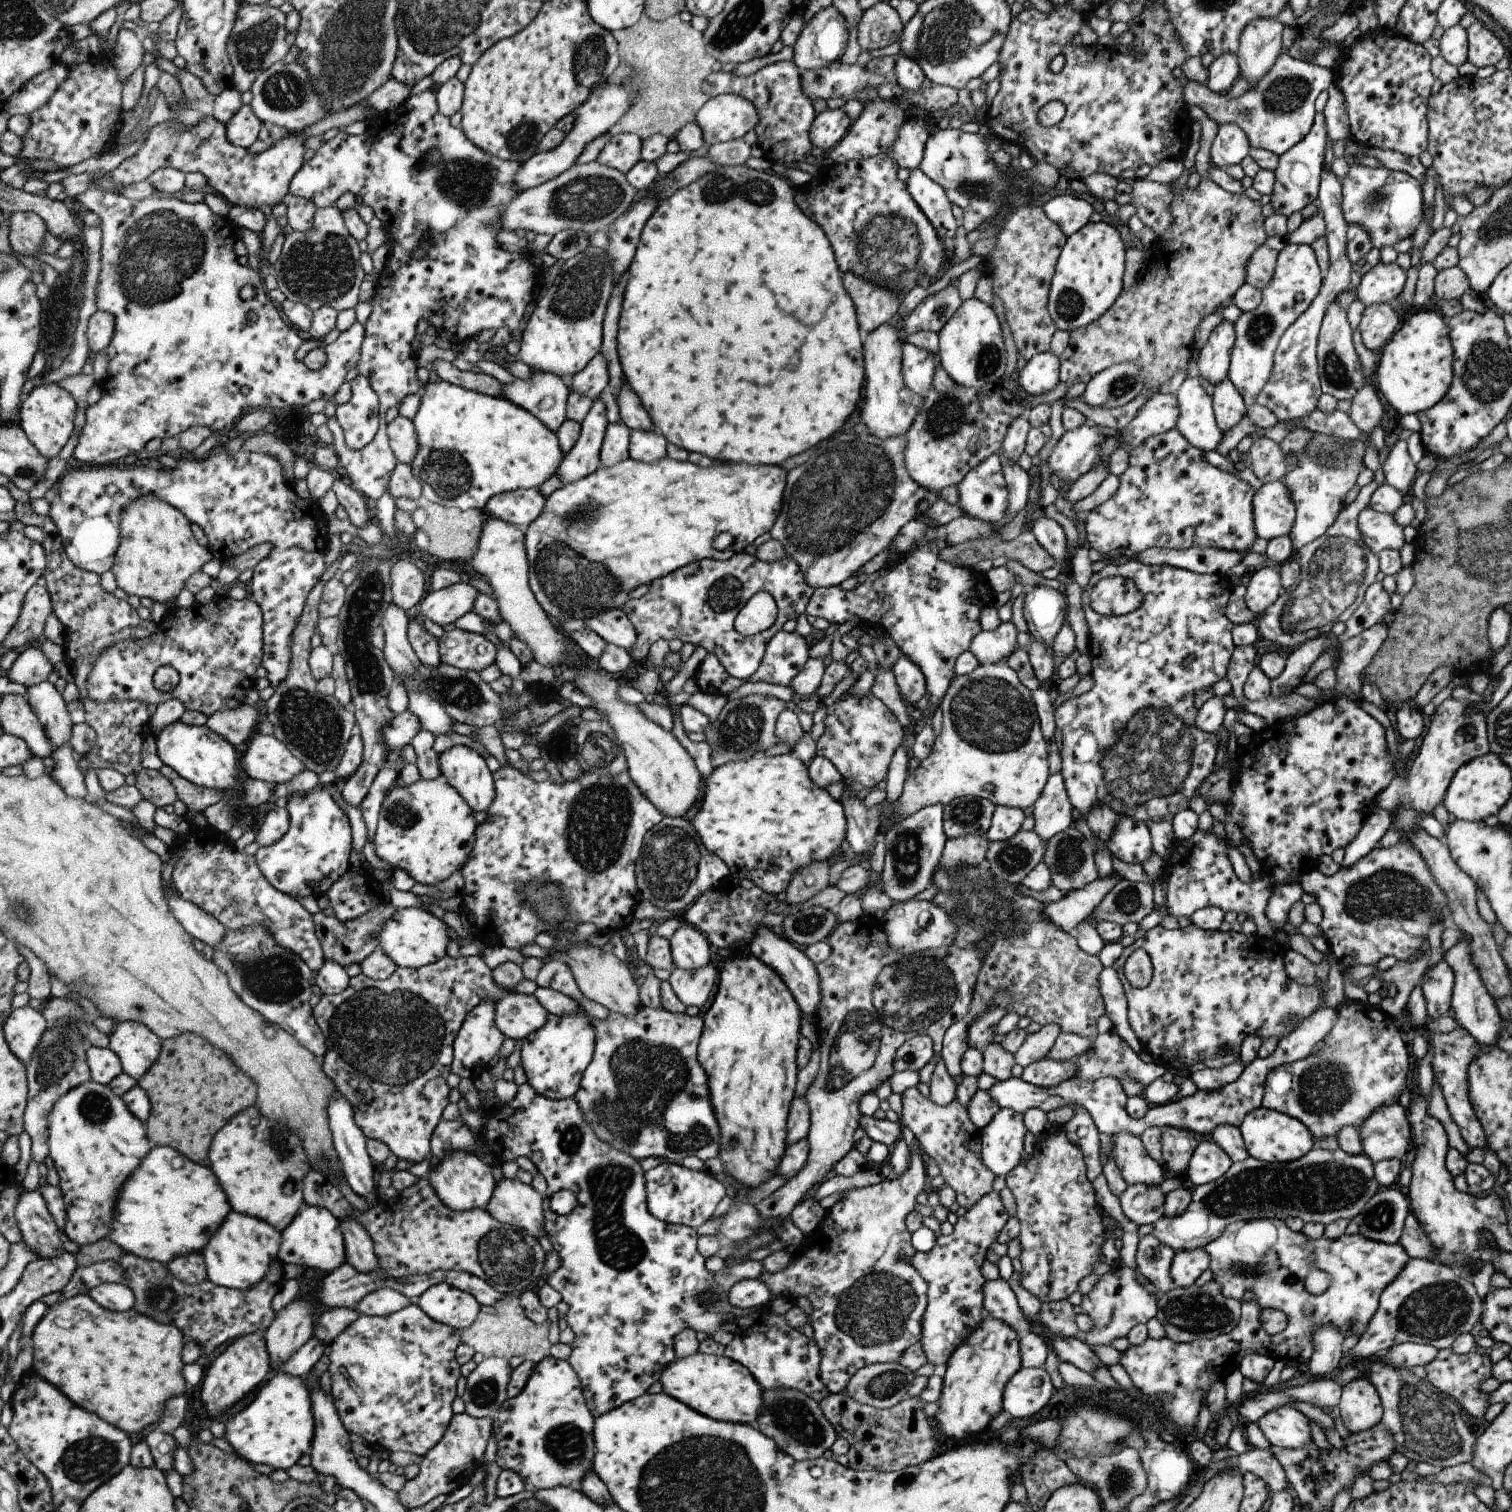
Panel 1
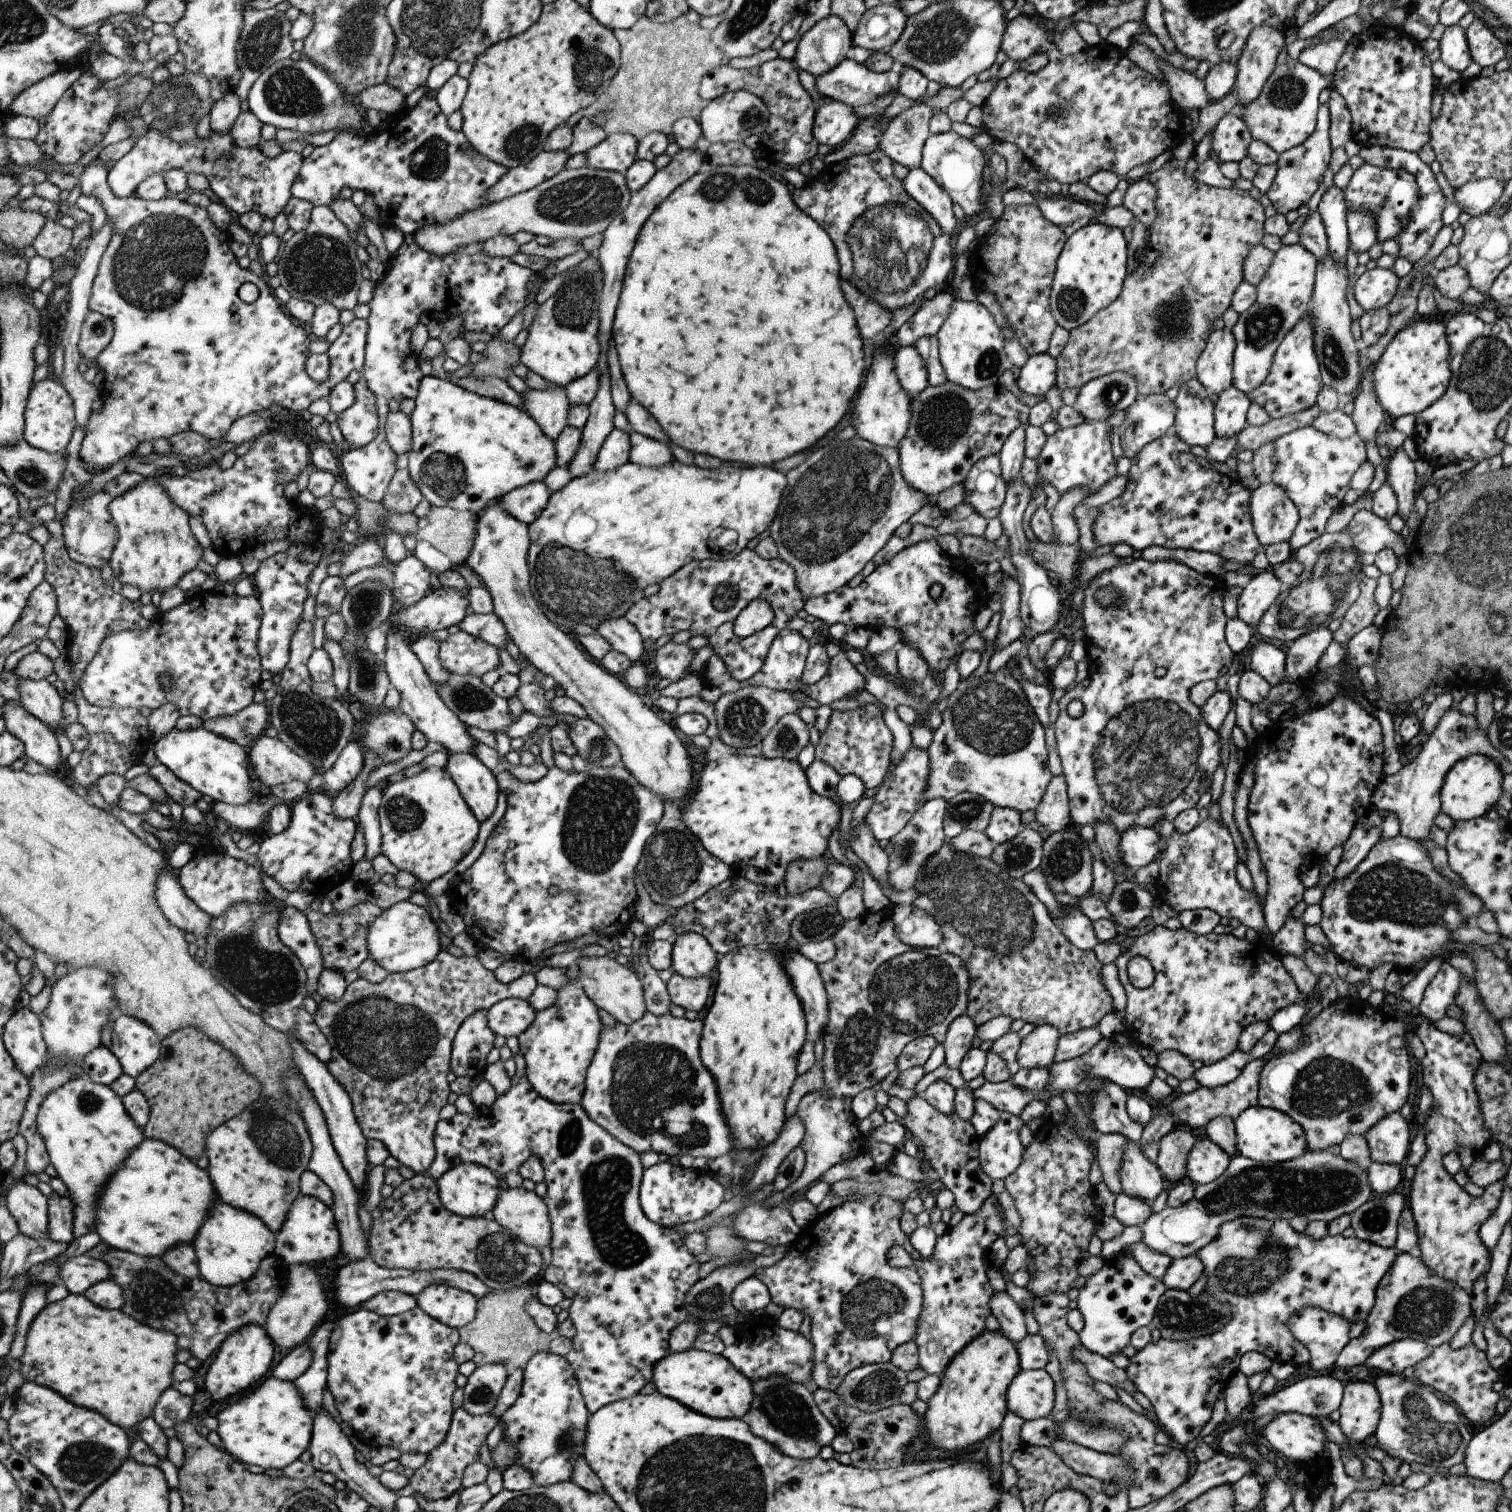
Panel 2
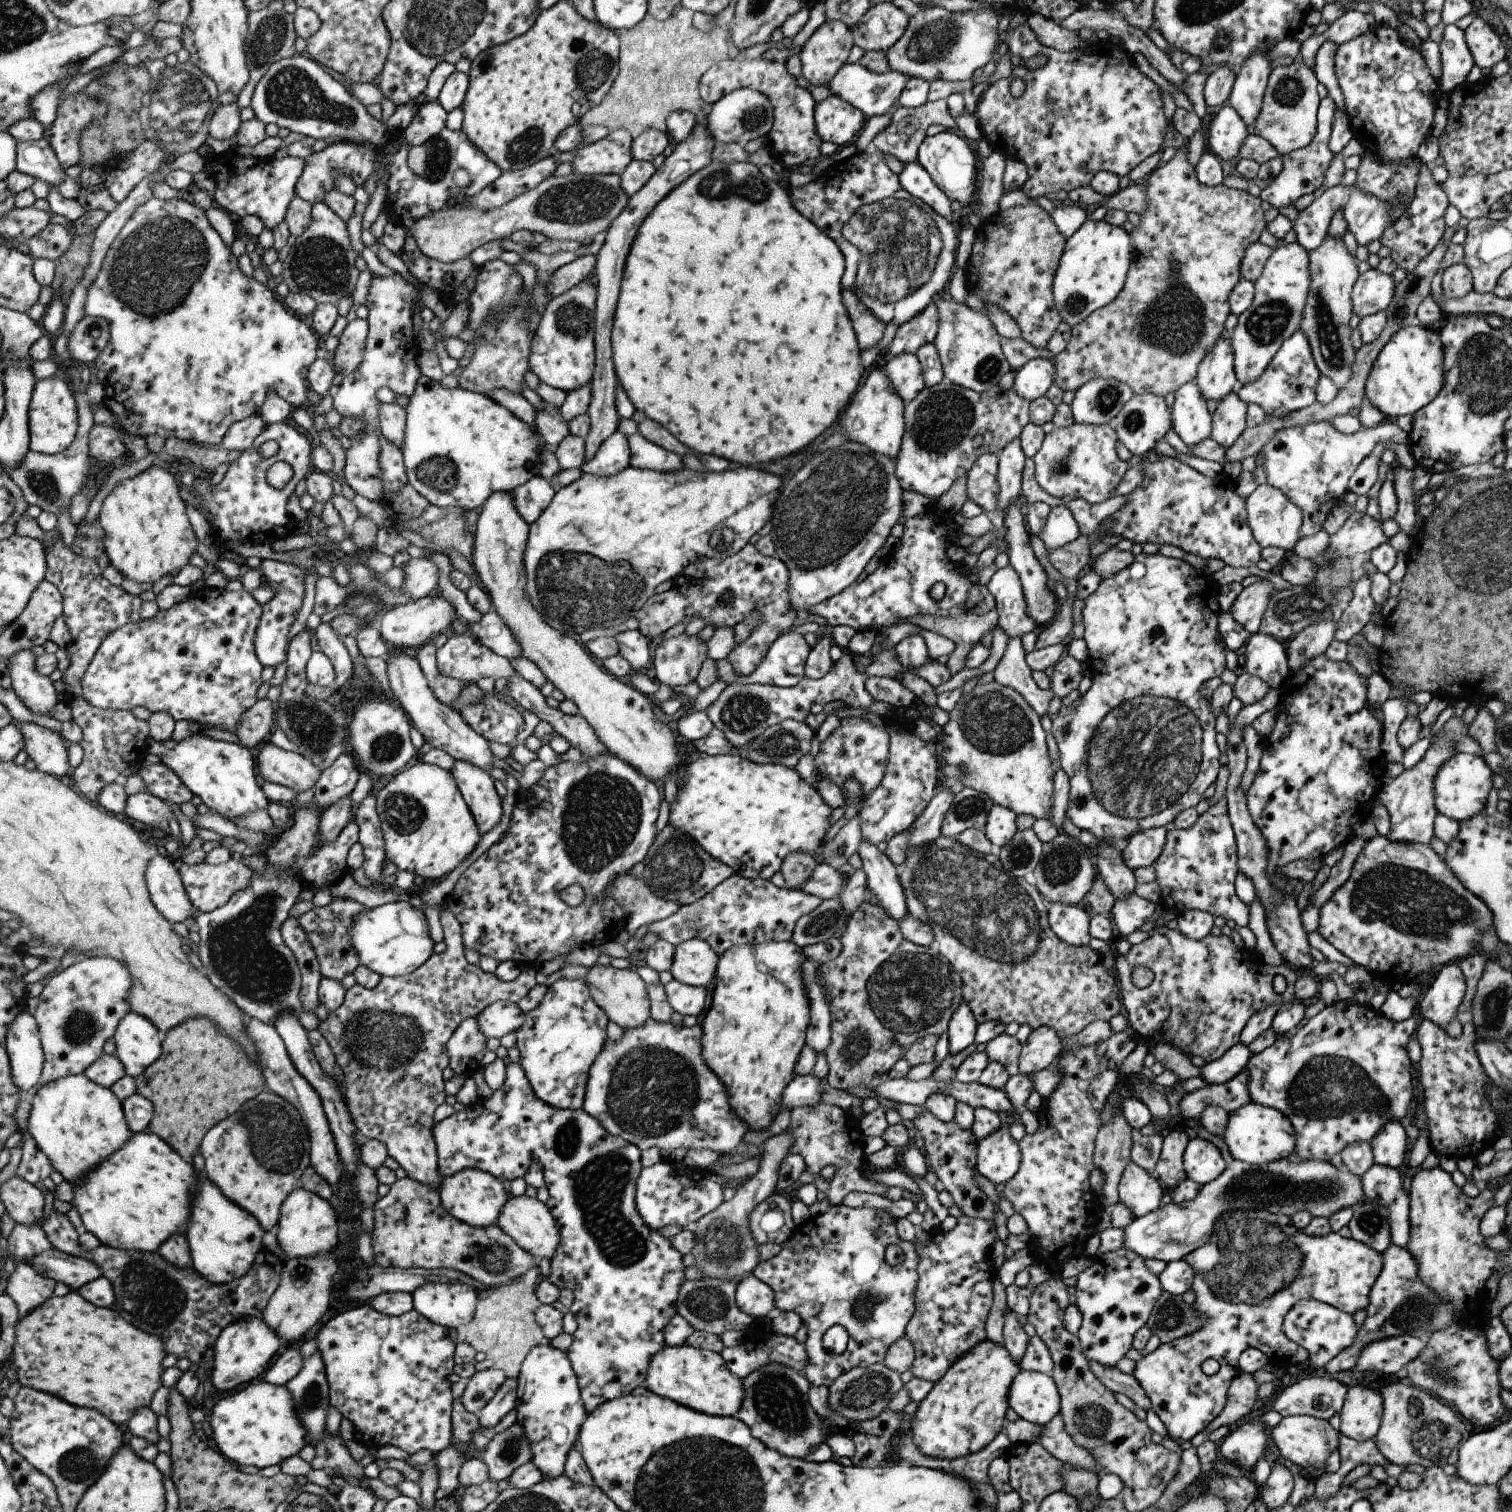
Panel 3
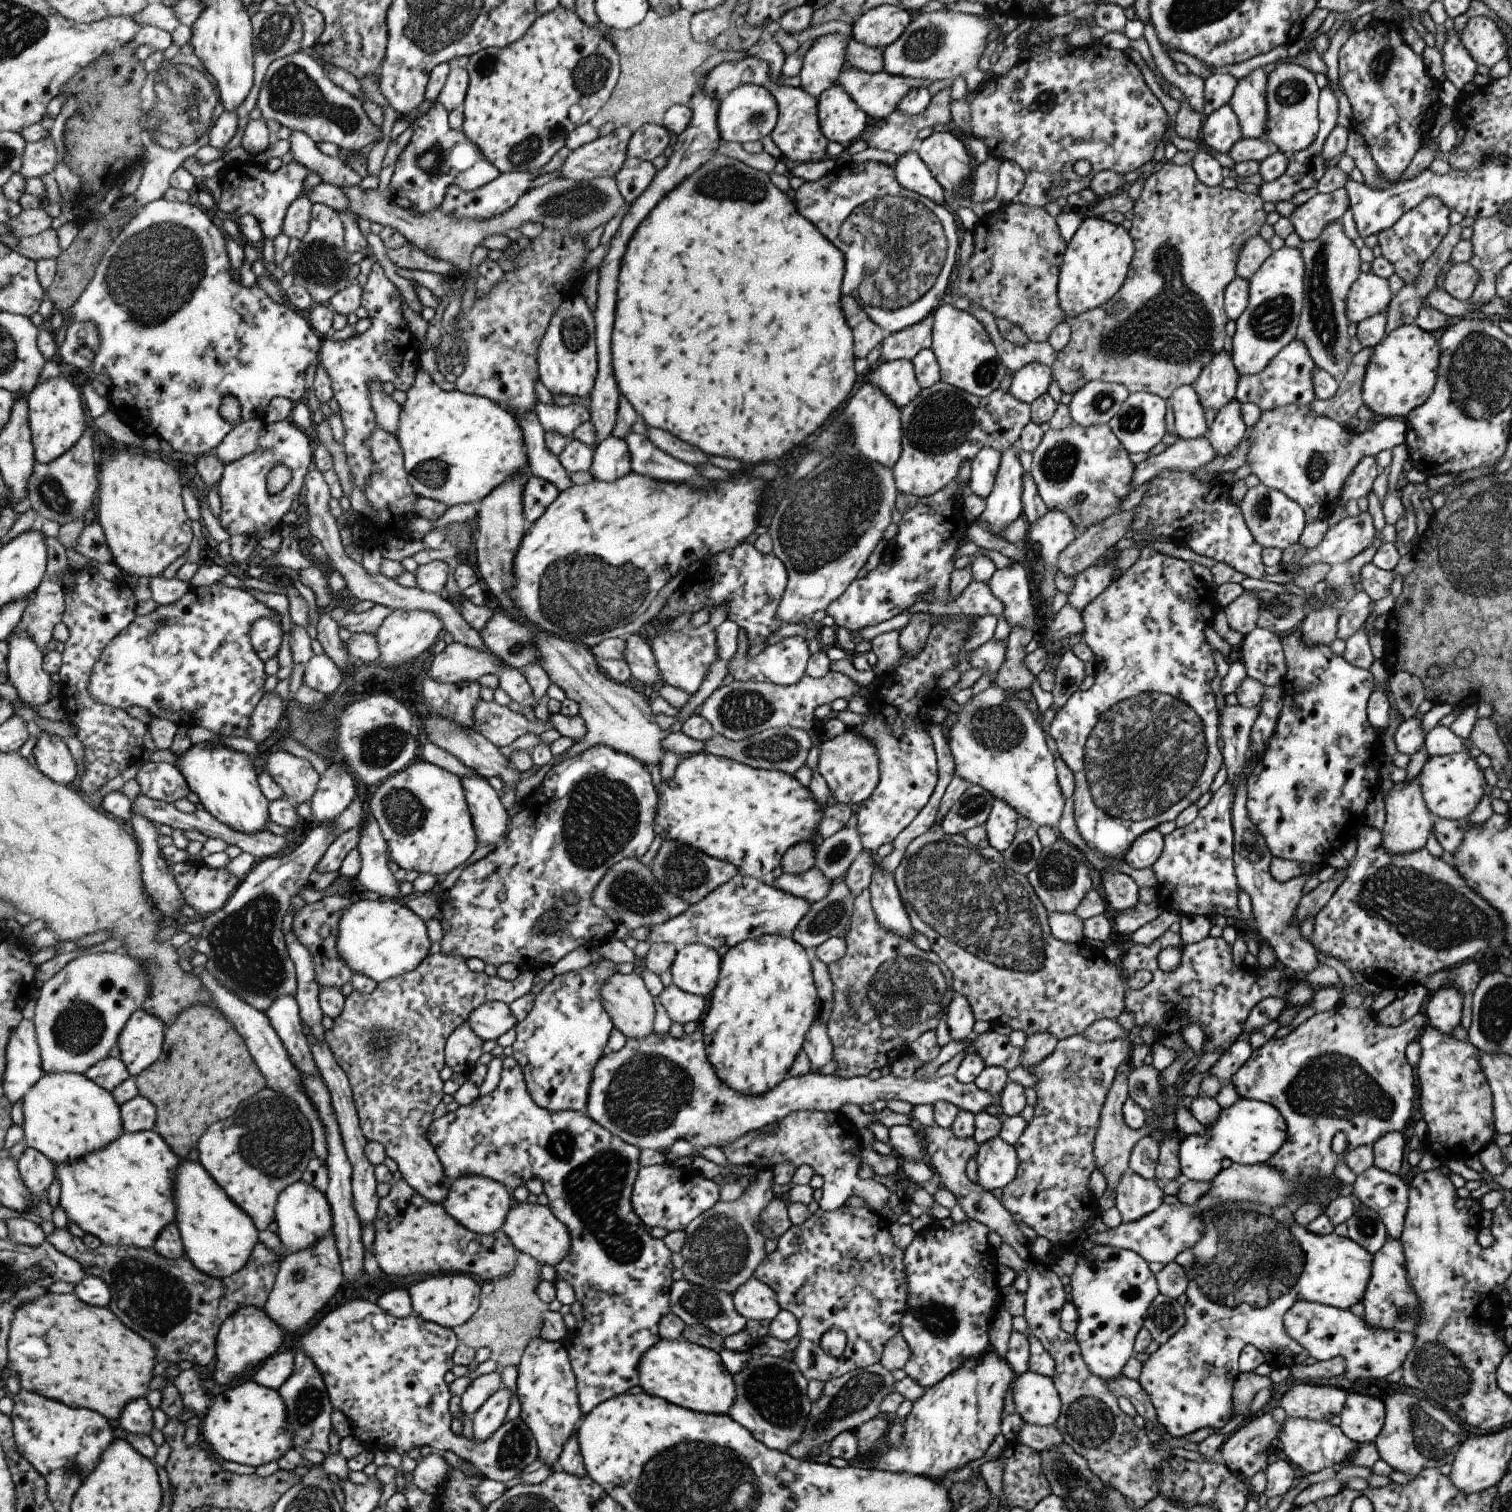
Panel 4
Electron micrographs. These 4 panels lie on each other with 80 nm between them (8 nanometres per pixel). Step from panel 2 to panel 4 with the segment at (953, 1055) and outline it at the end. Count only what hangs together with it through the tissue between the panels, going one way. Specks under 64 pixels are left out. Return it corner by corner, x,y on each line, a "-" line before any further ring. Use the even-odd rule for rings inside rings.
959,993
953,995
944,1016
950,1040
962,1041
973,1036
971,1029
975,1024
969,1003

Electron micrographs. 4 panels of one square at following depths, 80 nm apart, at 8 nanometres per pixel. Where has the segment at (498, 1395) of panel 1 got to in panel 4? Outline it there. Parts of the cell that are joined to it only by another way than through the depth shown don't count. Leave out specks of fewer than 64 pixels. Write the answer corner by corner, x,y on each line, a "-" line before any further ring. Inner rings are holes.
492,1371
470,1380
460,1395
460,1409
467,1417
473,1416
482,1402
502,1385
499,1375
496,1371

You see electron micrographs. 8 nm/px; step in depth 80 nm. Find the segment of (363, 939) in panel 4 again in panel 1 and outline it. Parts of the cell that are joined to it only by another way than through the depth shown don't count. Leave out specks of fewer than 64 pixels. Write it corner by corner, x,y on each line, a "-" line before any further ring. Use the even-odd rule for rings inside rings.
407,907
399,909
395,916
387,921
380,934
380,946
384,953
387,953
399,967
409,967
418,969
445,956
447,948
447,928
442,920
437,920
435,916
427,910

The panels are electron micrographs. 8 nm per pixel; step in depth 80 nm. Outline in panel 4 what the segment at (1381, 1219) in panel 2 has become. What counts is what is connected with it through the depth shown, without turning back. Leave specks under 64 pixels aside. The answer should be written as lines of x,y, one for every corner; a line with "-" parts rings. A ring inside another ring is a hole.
1356,1203
1353,1214
1346,1220
1346,1227
1347,1237
1371,1254
1377,1252
1388,1237
1379,1215
1360,1203

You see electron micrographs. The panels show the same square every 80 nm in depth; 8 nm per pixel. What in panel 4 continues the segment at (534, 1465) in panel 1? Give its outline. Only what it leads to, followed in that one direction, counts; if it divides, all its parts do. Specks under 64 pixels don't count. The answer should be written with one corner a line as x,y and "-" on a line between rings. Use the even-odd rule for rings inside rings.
541,1338
529,1341
523,1349
516,1372
515,1396
520,1406
518,1417
535,1441
537,1459
556,1470
562,1446
583,1418
578,1405
576,1380
565,1346

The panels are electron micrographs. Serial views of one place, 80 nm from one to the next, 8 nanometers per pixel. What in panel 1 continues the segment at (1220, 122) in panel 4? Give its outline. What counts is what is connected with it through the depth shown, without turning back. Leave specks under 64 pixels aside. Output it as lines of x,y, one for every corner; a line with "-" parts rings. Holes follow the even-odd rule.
1225,123
1218,126
1209,148
1209,162
1215,167
1240,164
1245,155
1249,155
1248,138
1236,124

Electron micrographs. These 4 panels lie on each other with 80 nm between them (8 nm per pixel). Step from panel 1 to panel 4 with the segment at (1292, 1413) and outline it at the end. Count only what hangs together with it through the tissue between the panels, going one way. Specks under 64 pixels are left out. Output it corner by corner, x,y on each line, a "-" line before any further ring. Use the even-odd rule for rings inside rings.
1287,1417
1280,1426
1276,1436
1278,1447
1285,1454
1287,1462
1292,1466
1302,1468
1305,1473
1313,1473
1321,1468
1329,1468
1333,1464
1347,1463
1355,1450
1355,1443
1350,1441
1339,1427
1329,1421
1316,1421
1308,1418

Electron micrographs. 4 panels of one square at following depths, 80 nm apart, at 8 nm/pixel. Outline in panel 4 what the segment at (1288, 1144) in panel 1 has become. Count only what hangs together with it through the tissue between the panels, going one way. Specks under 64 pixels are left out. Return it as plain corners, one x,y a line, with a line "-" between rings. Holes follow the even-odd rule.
1239,1098
1231,1106
1222,1108
1215,1124
1205,1128
1204,1135
1189,1135
1180,1140
1178,1163
1181,1175
1189,1181
1209,1183
1222,1169
1223,1158
1242,1165
1266,1162
1287,1138
1286,1124
1279,1111
1270,1104
1253,1099

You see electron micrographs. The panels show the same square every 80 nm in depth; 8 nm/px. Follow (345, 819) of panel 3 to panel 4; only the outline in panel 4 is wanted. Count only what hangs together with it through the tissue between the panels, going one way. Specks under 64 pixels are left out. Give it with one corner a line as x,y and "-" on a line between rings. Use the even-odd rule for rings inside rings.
332,822
315,824
306,833
305,840
289,854
259,861
229,902
205,918
201,942
194,945
207,958
205,968
212,971
223,986
262,1013
266,1013
279,997
298,992
296,964
281,926
291,910
291,898
310,887
309,876
336,838

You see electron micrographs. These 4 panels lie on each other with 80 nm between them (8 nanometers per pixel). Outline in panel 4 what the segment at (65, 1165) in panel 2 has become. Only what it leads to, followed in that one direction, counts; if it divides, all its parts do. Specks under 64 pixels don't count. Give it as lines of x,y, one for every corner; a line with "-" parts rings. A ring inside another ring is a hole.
83,1073
44,1074
41,1081
23,1098
23,1130
28,1147
35,1147
46,1154
55,1165
70,1165
86,1155
103,1150
126,1132
122,1105
111,1091
91,1080

